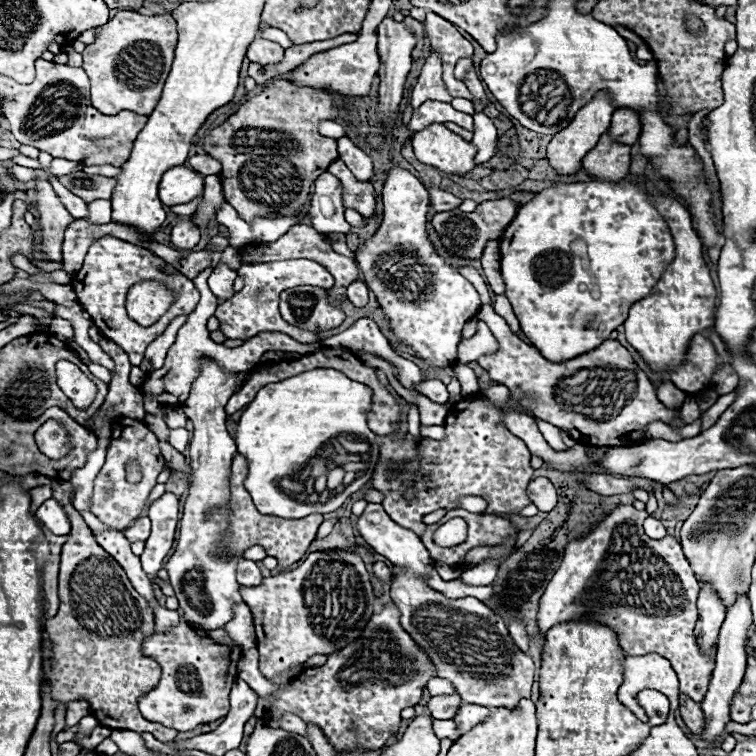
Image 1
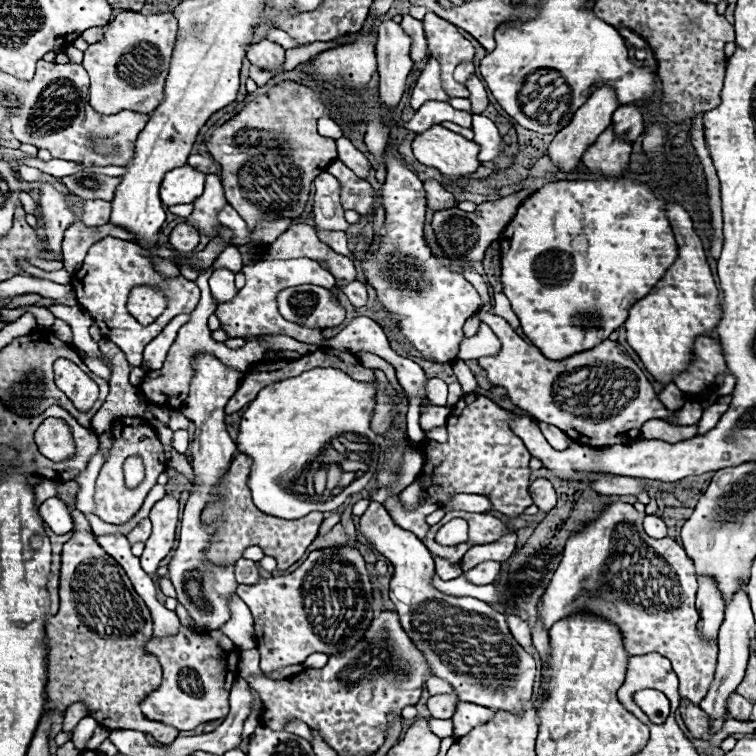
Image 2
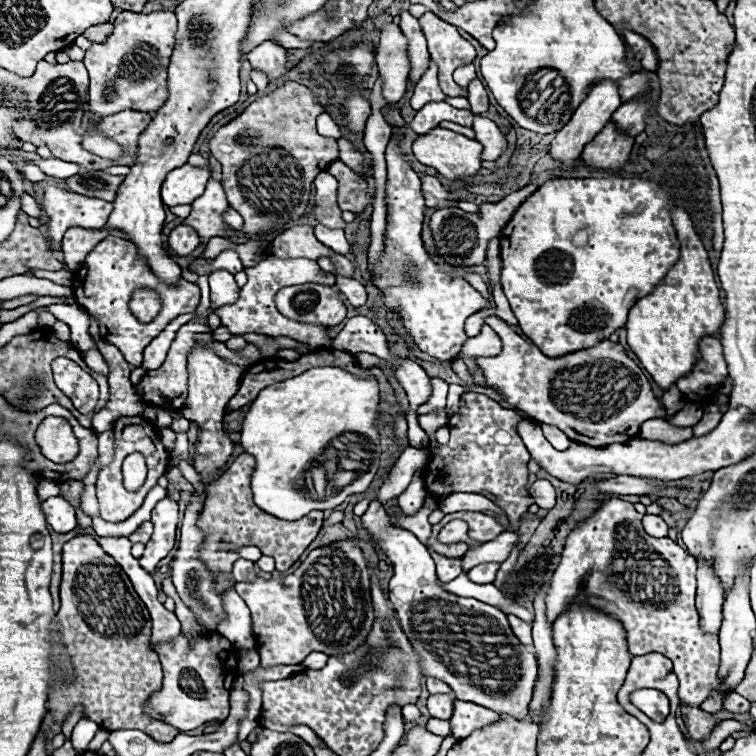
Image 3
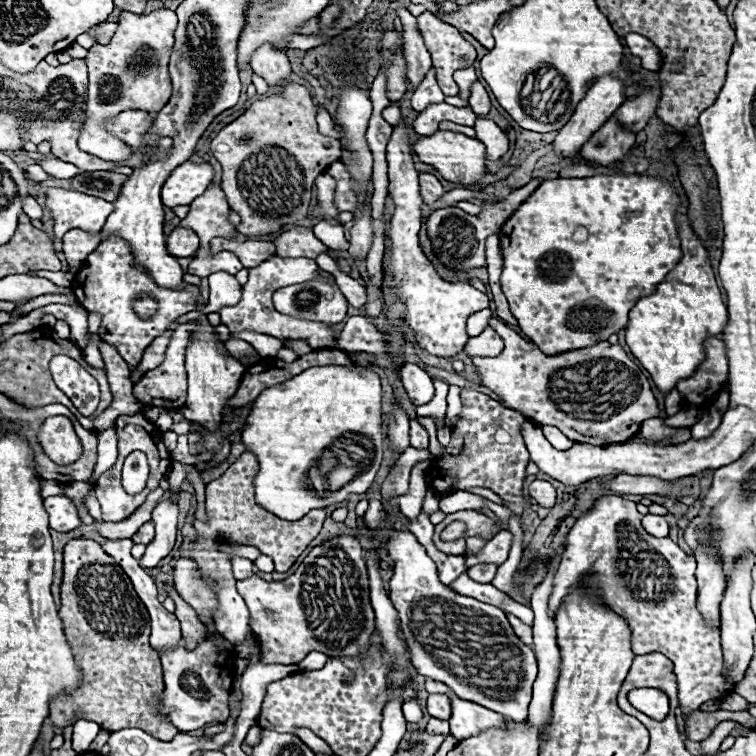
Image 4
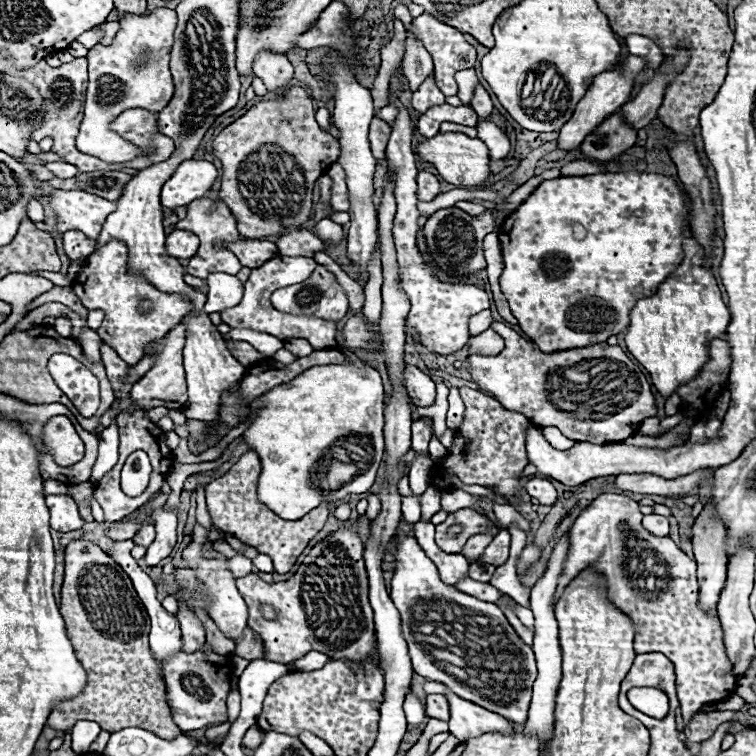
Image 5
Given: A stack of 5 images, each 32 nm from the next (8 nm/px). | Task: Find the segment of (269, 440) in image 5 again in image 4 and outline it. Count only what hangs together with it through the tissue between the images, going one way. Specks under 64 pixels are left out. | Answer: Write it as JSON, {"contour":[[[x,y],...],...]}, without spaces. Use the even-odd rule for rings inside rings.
{"contour":[[[356,360],[352,362],[352,366],[308,368],[304,374],[298,374],[292,380],[286,380],[282,384],[276,384],[258,396],[258,400],[254,402],[254,406],[246,418],[242,442],[250,452],[254,452],[258,456],[258,462],[260,462],[260,470],[254,480],[256,502],[282,520],[298,520],[314,508],[328,508],[328,506],[342,502],[350,494],[362,494],[372,486],[376,470],[378,470],[378,460],[382,456],[382,386],[380,386],[380,378],[374,370],[364,368]],[[346,432],[358,432],[358,434],[364,434],[366,438],[370,438],[372,442],[376,442],[378,444],[376,456],[366,472],[358,474],[350,484],[342,486],[340,490],[330,492],[330,498],[320,498],[316,494],[316,490],[308,488],[308,484],[306,484],[308,470],[312,468],[312,462],[316,462],[322,456],[322,452],[336,438],[340,438]]]}

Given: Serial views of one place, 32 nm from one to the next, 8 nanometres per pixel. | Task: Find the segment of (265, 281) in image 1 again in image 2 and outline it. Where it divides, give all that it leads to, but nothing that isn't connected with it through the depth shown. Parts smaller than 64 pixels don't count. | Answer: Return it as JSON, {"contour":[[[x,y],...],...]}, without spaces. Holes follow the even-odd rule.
{"contour":[[[292,258],[292,260],[262,260],[256,262],[254,266],[244,266],[242,274],[246,276],[246,286],[238,292],[238,296],[230,304],[226,302],[216,308],[216,316],[220,318],[222,328],[228,332],[230,338],[244,338],[252,334],[256,336],[286,334],[304,344],[326,346],[326,338],[322,336],[320,328],[308,328],[308,326],[298,326],[294,322],[286,322],[286,318],[282,318],[276,308],[276,296],[280,290],[290,286],[300,286],[300,284],[320,284],[322,287],[332,288],[336,280],[328,270],[324,270],[316,260]]]}

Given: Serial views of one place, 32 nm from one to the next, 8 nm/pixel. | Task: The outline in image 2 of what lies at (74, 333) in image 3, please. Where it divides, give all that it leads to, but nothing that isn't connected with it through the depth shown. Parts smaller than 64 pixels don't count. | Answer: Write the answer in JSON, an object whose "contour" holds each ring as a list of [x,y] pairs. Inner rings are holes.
{"contour":[[[54,304],[50,306],[50,312],[56,318],[62,318],[64,322],[70,324],[72,329],[72,344],[86,352],[86,354],[98,354],[102,356],[102,352],[98,352],[98,344],[90,338],[89,328],[92,324],[92,318],[86,314],[80,306],[64,306],[64,304]]]}

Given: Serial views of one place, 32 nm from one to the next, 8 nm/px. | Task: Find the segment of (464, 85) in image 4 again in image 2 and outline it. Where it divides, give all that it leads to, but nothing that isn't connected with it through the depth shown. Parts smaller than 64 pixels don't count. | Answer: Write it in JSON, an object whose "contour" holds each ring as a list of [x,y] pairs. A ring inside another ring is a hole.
{"contour":[[[462,62],[454,70],[454,79],[462,84],[466,84],[470,80],[470,76],[474,74],[475,67],[472,62]]]}

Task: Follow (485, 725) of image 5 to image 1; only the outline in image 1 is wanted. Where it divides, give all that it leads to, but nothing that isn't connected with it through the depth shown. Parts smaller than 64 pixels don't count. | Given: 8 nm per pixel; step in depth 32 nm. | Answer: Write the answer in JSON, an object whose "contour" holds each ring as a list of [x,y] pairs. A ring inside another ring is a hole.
{"contour":[[[460,704],[458,714],[454,716],[454,722],[458,726],[460,734],[466,734],[466,730],[472,730],[478,722],[482,722],[482,718],[488,718],[490,710],[486,706],[478,706],[478,704]]]}

